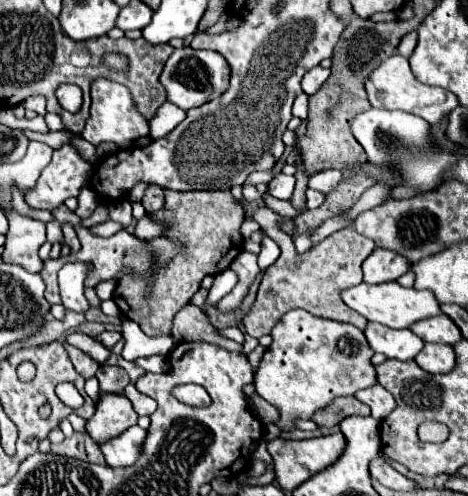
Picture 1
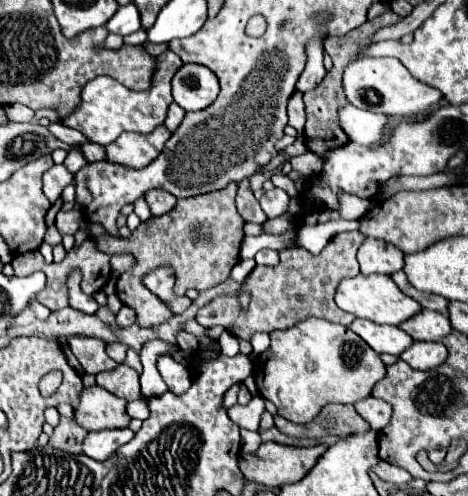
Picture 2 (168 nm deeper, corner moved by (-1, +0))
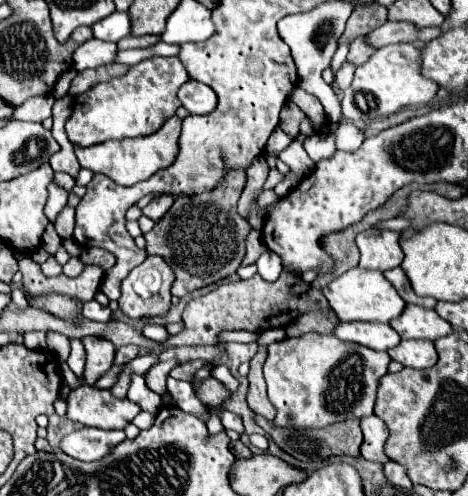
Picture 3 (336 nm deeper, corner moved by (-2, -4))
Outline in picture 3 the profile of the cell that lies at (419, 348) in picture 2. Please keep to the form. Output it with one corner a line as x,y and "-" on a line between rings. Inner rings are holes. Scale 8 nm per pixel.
401,340
387,354
409,368
431,368
437,362
437,350
431,340

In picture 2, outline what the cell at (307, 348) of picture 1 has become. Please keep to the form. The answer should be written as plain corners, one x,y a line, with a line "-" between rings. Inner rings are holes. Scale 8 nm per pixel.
306,318
290,328
270,332
270,340
270,348
258,354
254,360
254,380
260,396
270,400
278,408
278,414
294,424
310,422
330,402
354,404
370,396
376,382
386,374
386,366
382,364
378,352
370,350
358,334
354,334
350,328
344,328
342,324
320,318

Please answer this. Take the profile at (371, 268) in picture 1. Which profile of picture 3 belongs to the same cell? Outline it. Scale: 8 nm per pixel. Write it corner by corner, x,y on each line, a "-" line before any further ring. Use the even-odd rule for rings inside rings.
369,228
357,234
355,238
359,252
361,252
361,268
371,270
391,270
395,266
401,266
403,252
399,246
399,232
385,230
385,228

